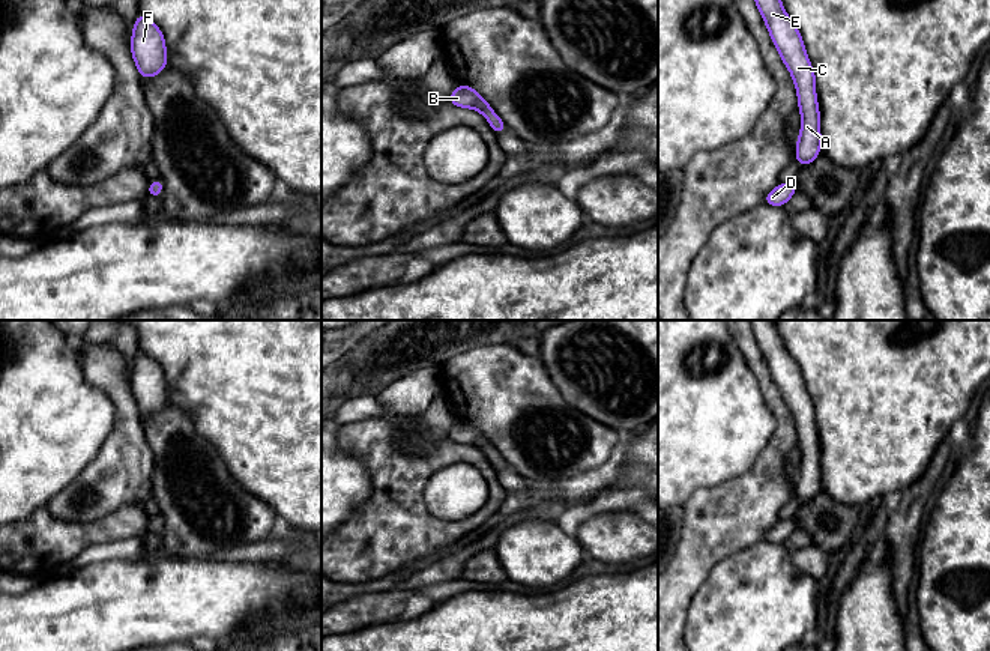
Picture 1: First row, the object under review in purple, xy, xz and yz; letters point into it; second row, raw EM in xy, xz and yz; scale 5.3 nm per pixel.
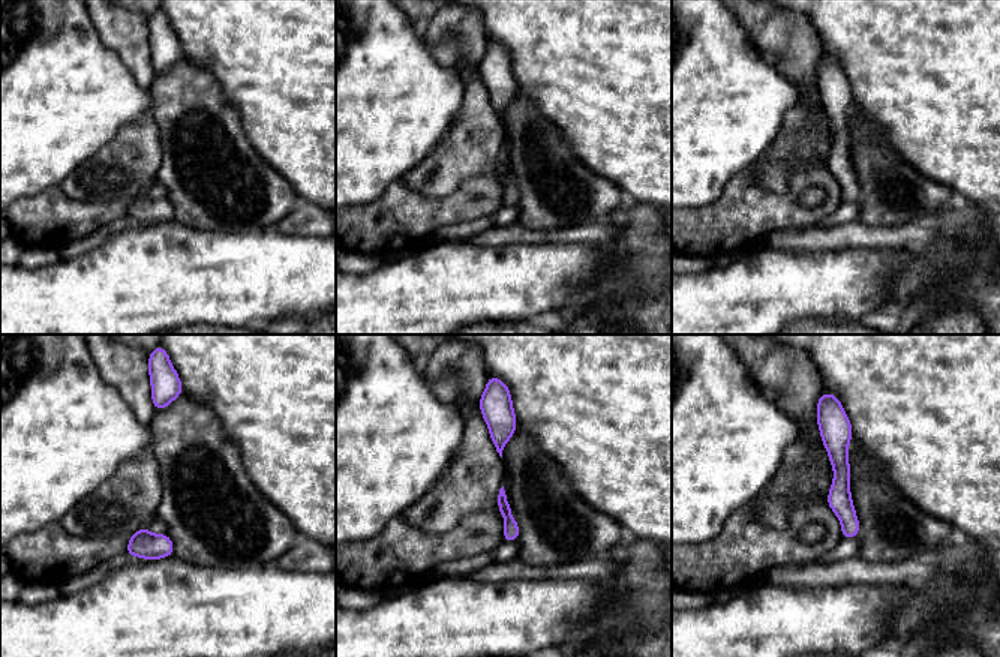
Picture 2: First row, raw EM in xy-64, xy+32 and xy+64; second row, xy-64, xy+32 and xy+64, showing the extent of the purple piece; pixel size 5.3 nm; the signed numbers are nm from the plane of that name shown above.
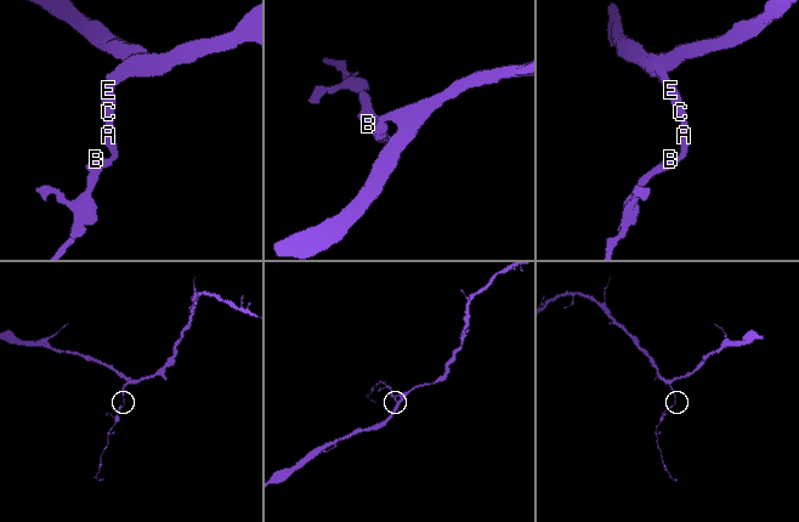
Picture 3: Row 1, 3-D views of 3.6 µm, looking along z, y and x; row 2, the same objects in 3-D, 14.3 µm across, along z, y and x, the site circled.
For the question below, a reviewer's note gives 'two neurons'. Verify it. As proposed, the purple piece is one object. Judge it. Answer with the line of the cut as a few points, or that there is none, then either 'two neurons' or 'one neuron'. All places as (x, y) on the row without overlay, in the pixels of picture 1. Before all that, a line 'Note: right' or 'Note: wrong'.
Note: wrong
cut none; one neuron

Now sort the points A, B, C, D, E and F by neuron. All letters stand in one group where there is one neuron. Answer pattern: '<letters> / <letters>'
A B C D E F

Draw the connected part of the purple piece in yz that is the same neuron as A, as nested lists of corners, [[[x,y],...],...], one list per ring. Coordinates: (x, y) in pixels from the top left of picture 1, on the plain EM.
[[[751,320],[756,343],[766,361],[780,394],[789,406],[798,430],[801,469],[795,498],[810,502],[822,487],[820,448],[816,431],[816,410],[807,392],[799,365],[786,350],[772,320]]]

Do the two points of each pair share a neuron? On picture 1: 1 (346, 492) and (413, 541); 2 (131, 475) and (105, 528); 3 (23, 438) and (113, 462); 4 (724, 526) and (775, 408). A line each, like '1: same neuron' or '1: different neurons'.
1: different neurons
2: different neurons
3: different neurons
4: same neuron

